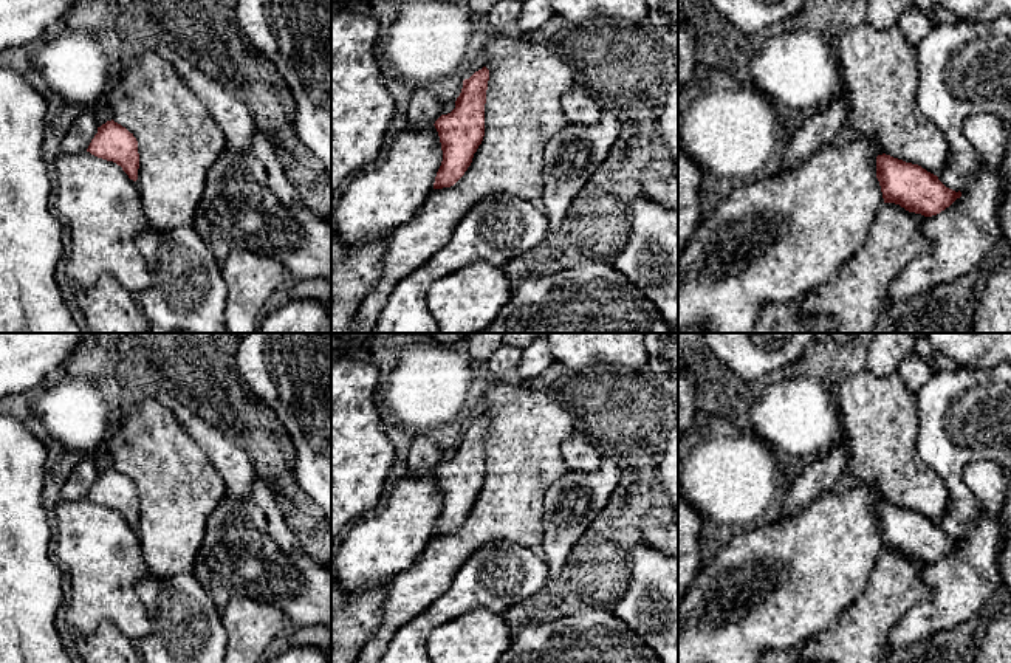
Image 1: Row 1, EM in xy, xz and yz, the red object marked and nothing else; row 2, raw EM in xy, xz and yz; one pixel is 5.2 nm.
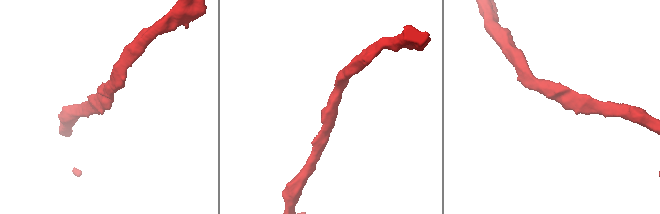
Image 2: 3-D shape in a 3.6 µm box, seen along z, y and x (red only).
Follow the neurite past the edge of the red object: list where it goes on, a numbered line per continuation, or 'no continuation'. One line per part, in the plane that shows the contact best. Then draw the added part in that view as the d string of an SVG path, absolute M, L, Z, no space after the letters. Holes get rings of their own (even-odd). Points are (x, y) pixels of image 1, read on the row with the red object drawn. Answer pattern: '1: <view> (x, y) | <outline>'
no continuation

